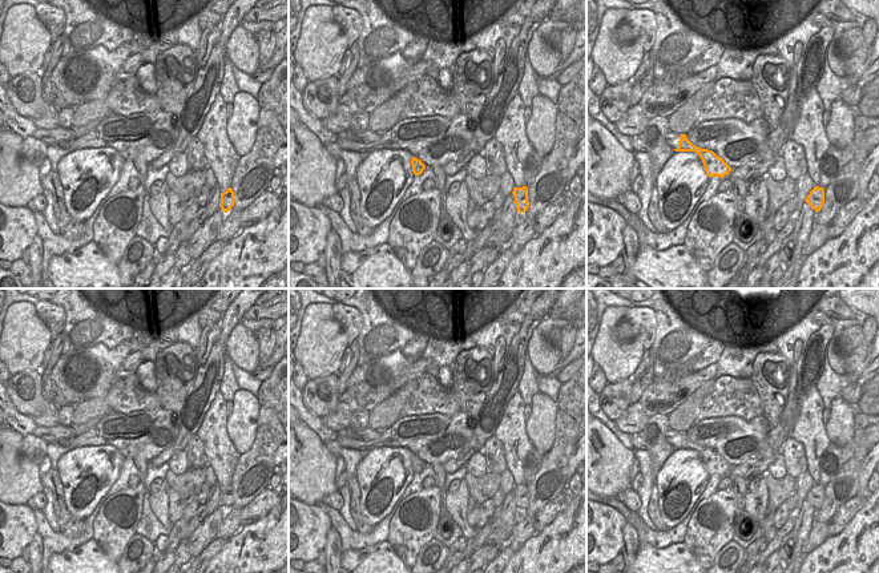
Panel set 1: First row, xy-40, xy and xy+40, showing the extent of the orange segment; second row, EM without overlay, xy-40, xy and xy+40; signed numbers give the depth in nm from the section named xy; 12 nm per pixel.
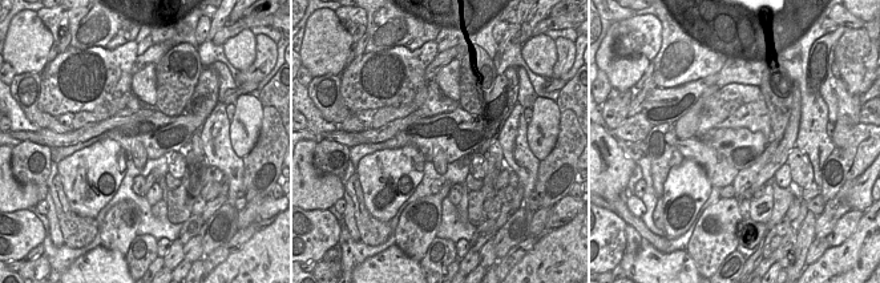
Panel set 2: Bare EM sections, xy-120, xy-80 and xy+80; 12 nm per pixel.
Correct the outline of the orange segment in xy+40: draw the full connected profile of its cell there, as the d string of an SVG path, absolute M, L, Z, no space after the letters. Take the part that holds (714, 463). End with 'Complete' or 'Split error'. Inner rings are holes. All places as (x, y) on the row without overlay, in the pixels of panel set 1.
M681 432L680 436L681 437L678 439L678 445L674 448L697 451L701 455L705 468L710 476L714 473L723 476L726 472L731 469L731 465L721 455L718 455L714 449L707 448L707 447L701 447L693 443L688 437L686 432Z. Complete.

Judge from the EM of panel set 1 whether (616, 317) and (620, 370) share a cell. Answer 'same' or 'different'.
same

